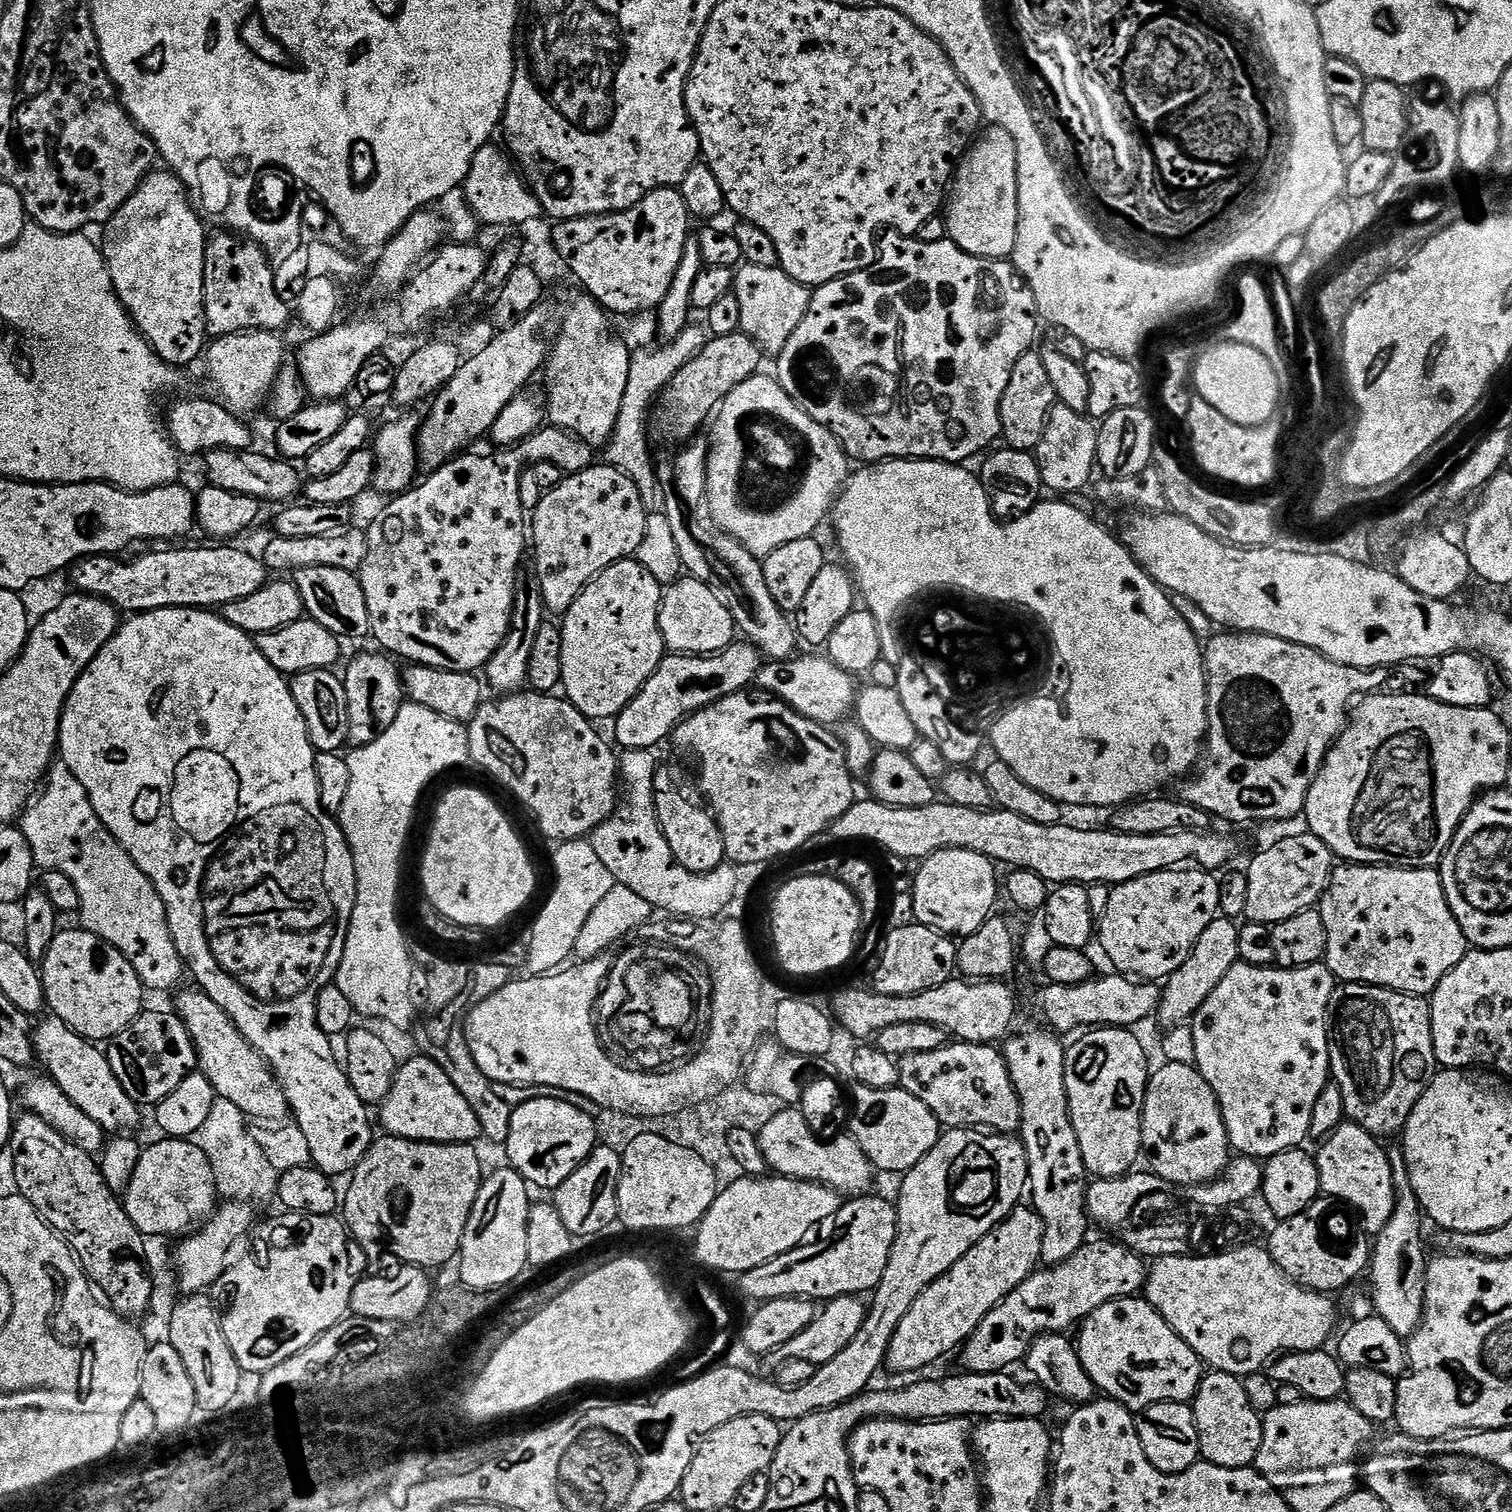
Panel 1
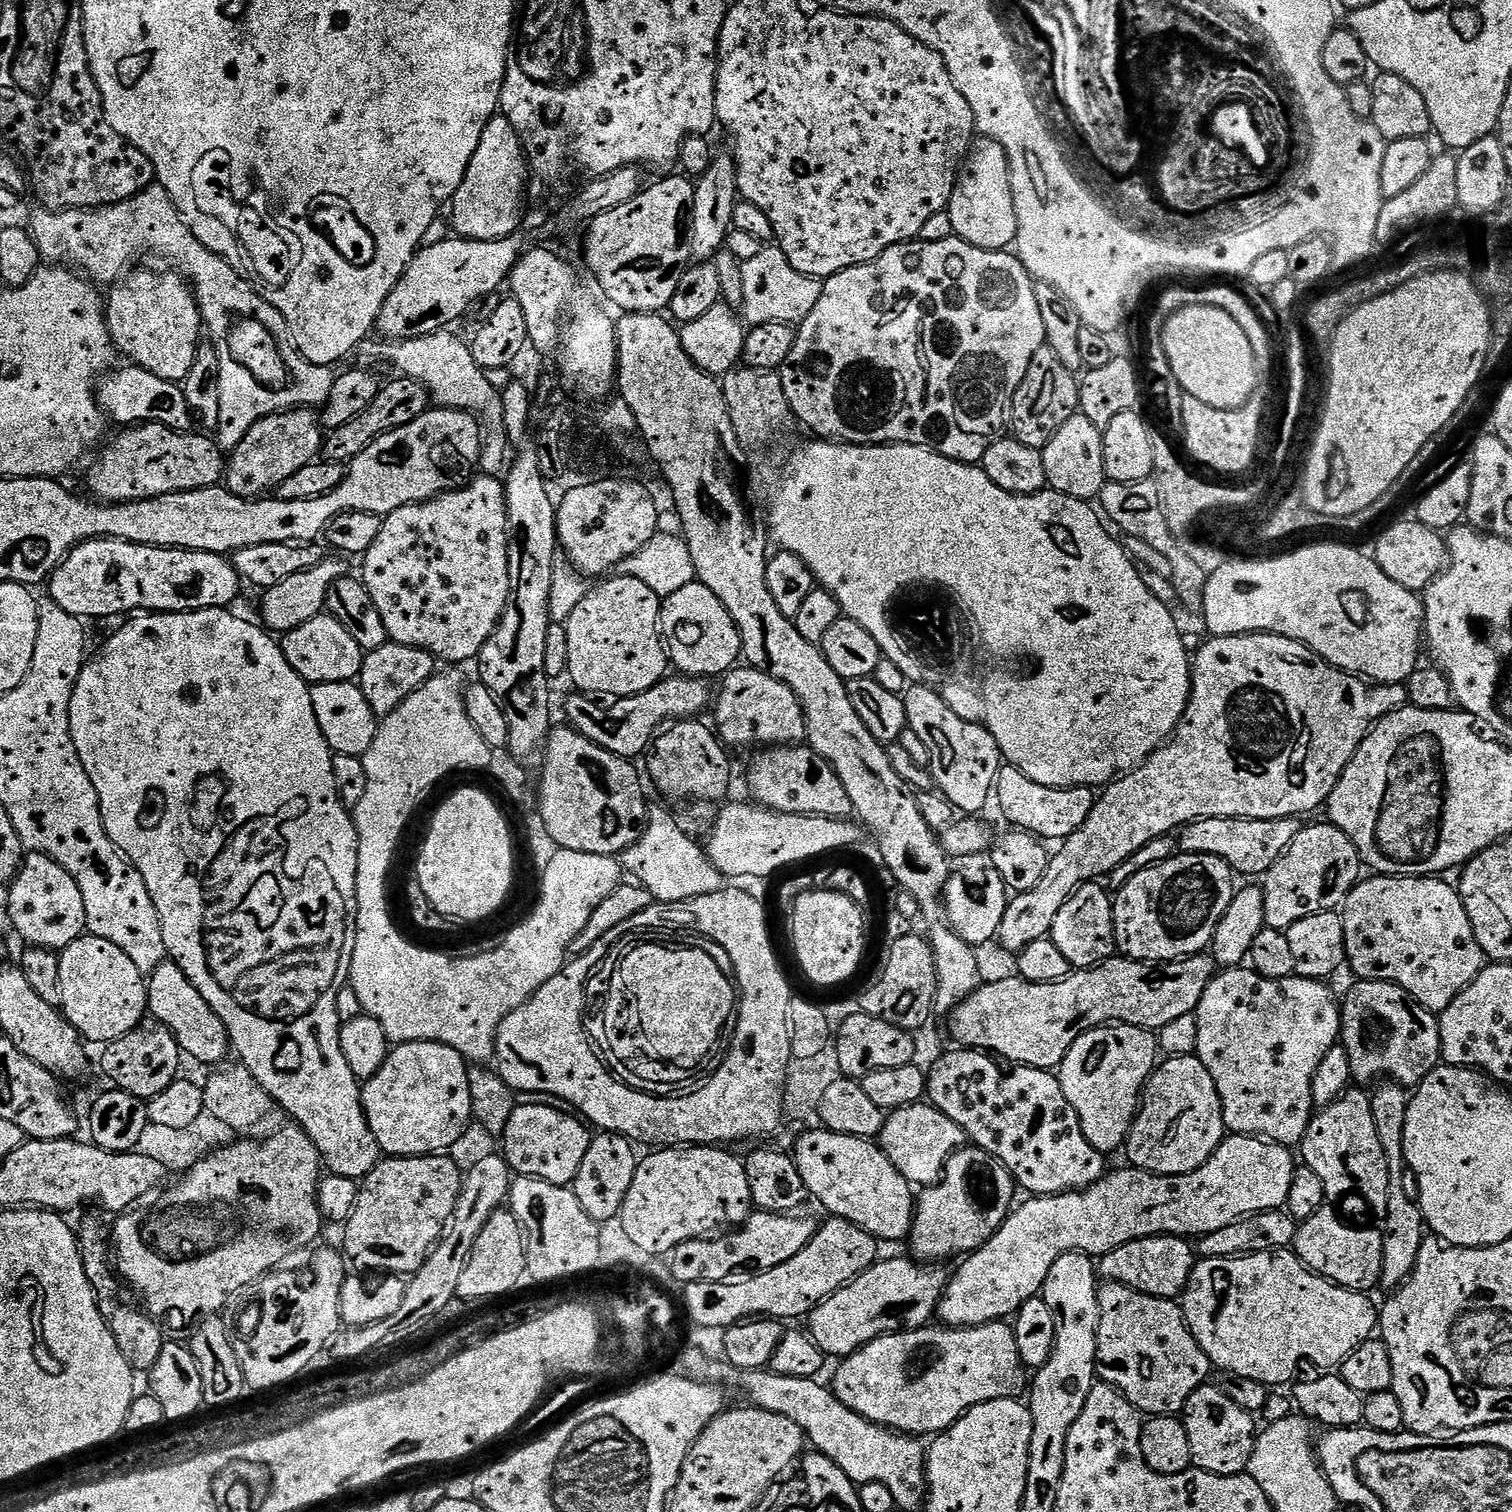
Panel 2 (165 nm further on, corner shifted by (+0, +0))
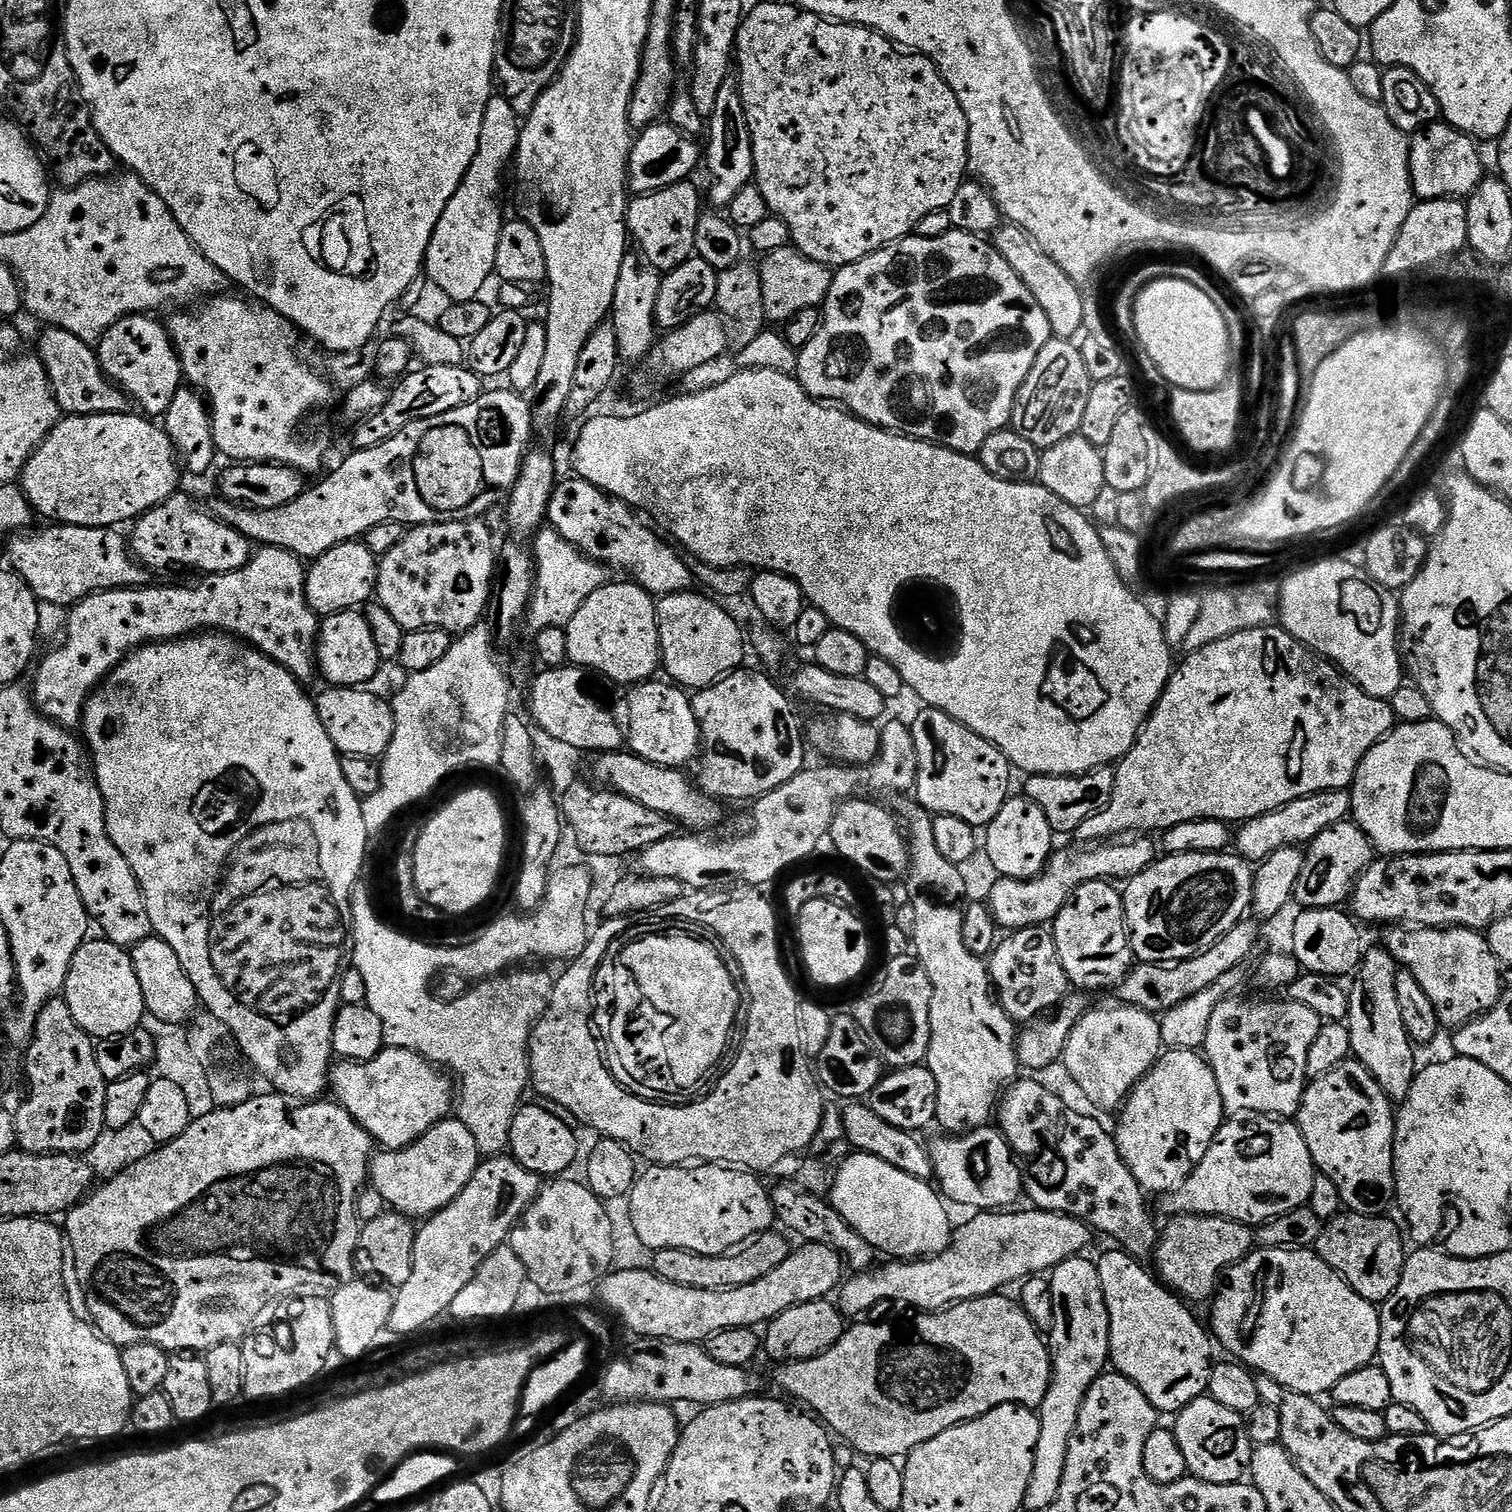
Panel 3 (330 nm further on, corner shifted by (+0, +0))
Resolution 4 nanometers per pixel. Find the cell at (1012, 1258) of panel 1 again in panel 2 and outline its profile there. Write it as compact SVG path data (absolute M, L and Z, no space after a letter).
M1228 1134L1211 1158L1190 1174L1155 1176L1141 1168L1123 1166L1117 1172L1109 1171L1088 1188L1063 1192L1060 1196L1032 1196L1025 1204L1017 1203L1009 1211L1002 1226L981 1248L959 1261L960 1269L949 1275L948 1285L940 1295L935 1315L938 1320L940 1318L941 1325L950 1328L973 1328L1004 1322L1019 1312L1027 1300L1043 1293L1046 1274L1050 1274L1050 1266L1054 1266L1062 1254L1084 1252L1099 1258L1126 1242L1147 1236L1199 1238L1214 1230L1222 1230L1235 1220L1243 1220L1245 1216L1283 1209L1288 1201L1290 1182L1294 1180L1298 1167L1297 1157L1294 1152L1292 1157L1292 1152L1293 1149L1287 1144L1274 1144L1258 1136Z

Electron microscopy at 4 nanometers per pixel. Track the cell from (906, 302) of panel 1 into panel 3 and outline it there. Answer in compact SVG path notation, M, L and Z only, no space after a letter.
M959 230L941 236L913 234L897 240L894 244L888 244L885 248L879 248L877 252L858 262L835 269L828 297L822 305L820 329L814 334L814 338L810 338L810 342L806 342L804 348L799 349L796 357L794 375L800 385L814 399L831 402L876 428L885 428L888 432L910 436L914 440L935 442L955 452L979 453L980 447L984 445L986 438L990 438L990 434L1003 432L1011 425L1018 390L1026 382L1038 358L1038 350L1042 350L1042 346L1046 346L1046 342L1053 339L1050 321L1042 311L1042 306L1038 306L1034 294L1030 294L1026 282L1022 282L1022 278L1014 274L1010 262L1006 262L1006 258L998 254L996 247L984 240L987 239L983 235Z

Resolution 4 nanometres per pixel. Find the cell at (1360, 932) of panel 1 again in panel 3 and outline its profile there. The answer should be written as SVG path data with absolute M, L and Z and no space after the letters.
M1392 926L1387 929L1386 947L1401 969L1414 974L1422 994L1430 998L1445 1029L1455 1030L1491 1010L1502 991L1502 969L1488 945L1487 935L1475 928L1417 928Z

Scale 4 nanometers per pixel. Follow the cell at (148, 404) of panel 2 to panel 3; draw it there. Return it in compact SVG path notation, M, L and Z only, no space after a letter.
M61 328L43 329L38 355L48 375L48 383L64 416L93 416L94 414L127 413L130 397L108 379L100 369L98 352L89 341L78 338Z

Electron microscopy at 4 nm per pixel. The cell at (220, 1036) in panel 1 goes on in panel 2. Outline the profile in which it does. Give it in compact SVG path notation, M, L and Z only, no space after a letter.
M165 962L158 965L147 977L148 985L148 1012L151 1019L162 1022L174 1034L181 1053L185 1057L193 1056L200 1064L219 1065L224 1055L229 1055L230 1045L228 1034L224 1031L224 1024L210 1010L206 998L194 990L194 986L182 974L177 964Z

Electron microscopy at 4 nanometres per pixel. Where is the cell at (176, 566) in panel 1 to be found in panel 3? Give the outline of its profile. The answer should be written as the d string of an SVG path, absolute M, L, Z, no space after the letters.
M44 526L41 532L33 536L16 534L7 541L8 560L11 571L26 581L36 599L54 602L58 606L68 608L75 606L79 600L85 600L94 592L109 592L111 588L139 588L149 583L149 569L145 568L130 551L127 539L119 536L116 528L87 528L86 526Z

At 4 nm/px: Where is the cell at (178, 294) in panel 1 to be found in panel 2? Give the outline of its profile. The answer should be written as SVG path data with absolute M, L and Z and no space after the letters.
M129 271L106 296L106 319L112 345L117 353L124 355L125 352L135 367L150 370L150 374L158 374L163 380L182 382L186 374L190 374L194 354L202 343L196 293L191 283L175 271L136 271Z

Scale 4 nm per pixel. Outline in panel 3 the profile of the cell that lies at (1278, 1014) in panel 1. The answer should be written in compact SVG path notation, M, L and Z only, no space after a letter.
M1240 998L1224 1000L1218 1006L1218 1010L1214 1010L1214 1014L1210 1018L1210 1026L1206 1030L1206 1042L1202 1049L1209 1066L1214 1070L1214 1078L1218 1078L1218 1090L1222 1094L1224 1111L1228 1114L1259 1114L1273 1118L1295 1117L1296 1113L1300 1110L1300 1103L1304 1097L1304 1089L1308 1080L1308 1075L1306 1074L1306 1054L1310 1054L1310 1046L1314 1043L1314 1038L1318 1038L1318 1030L1320 1029L1322 1019L1314 1010L1310 1010L1310 1007L1300 1005L1298 1002L1287 998L1281 998L1281 1000L1236 999Z

